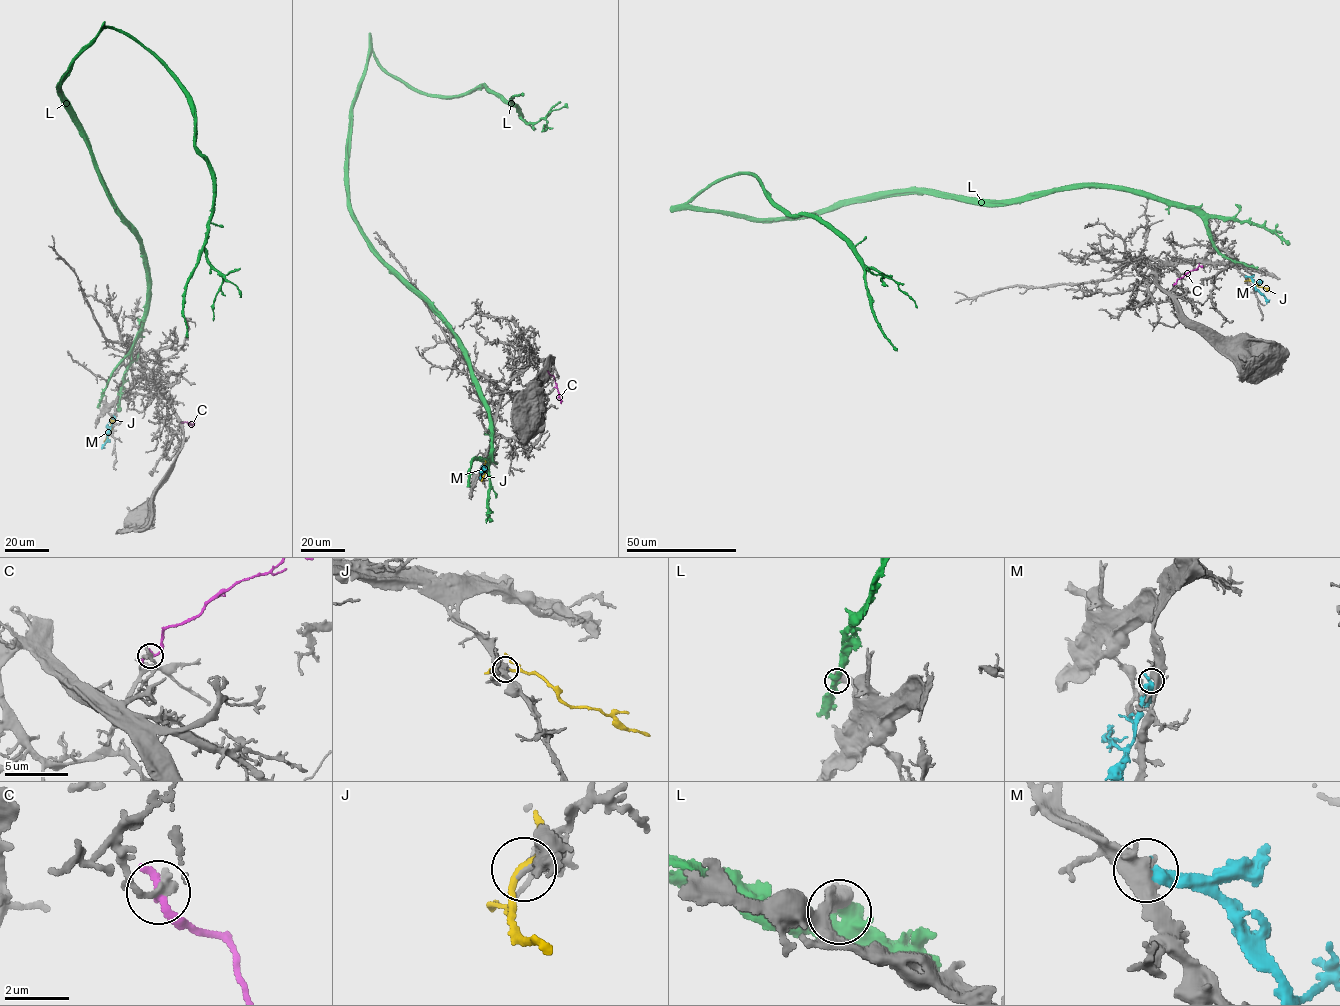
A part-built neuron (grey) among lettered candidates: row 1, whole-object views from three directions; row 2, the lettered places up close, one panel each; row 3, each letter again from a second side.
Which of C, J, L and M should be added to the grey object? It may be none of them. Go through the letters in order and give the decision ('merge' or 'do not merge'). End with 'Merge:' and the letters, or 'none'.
C: do not merge
J: do not merge
L: do not merge
M: do not merge
Merge: none

